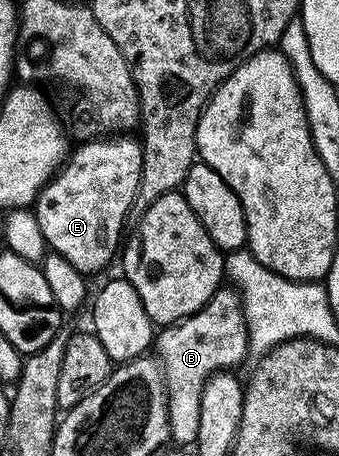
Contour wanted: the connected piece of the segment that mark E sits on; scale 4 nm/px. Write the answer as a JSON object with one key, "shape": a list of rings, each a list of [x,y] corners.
{"shape":[[[113,134],[108,138],[93,138],[97,140],[89,140],[78,148],[76,145],[70,151],[65,163],[58,168],[56,176],[37,195],[35,213],[46,245],[52,251],[63,254],[63,258],[67,258],[67,262],[71,262],[71,266],[75,266],[75,270],[80,272],[86,274],[101,272],[112,260],[114,263],[118,255],[119,245],[126,231],[125,215],[133,208],[133,199],[137,196],[139,178],[143,170],[141,141],[134,137],[132,140],[129,136],[132,135]]]}

